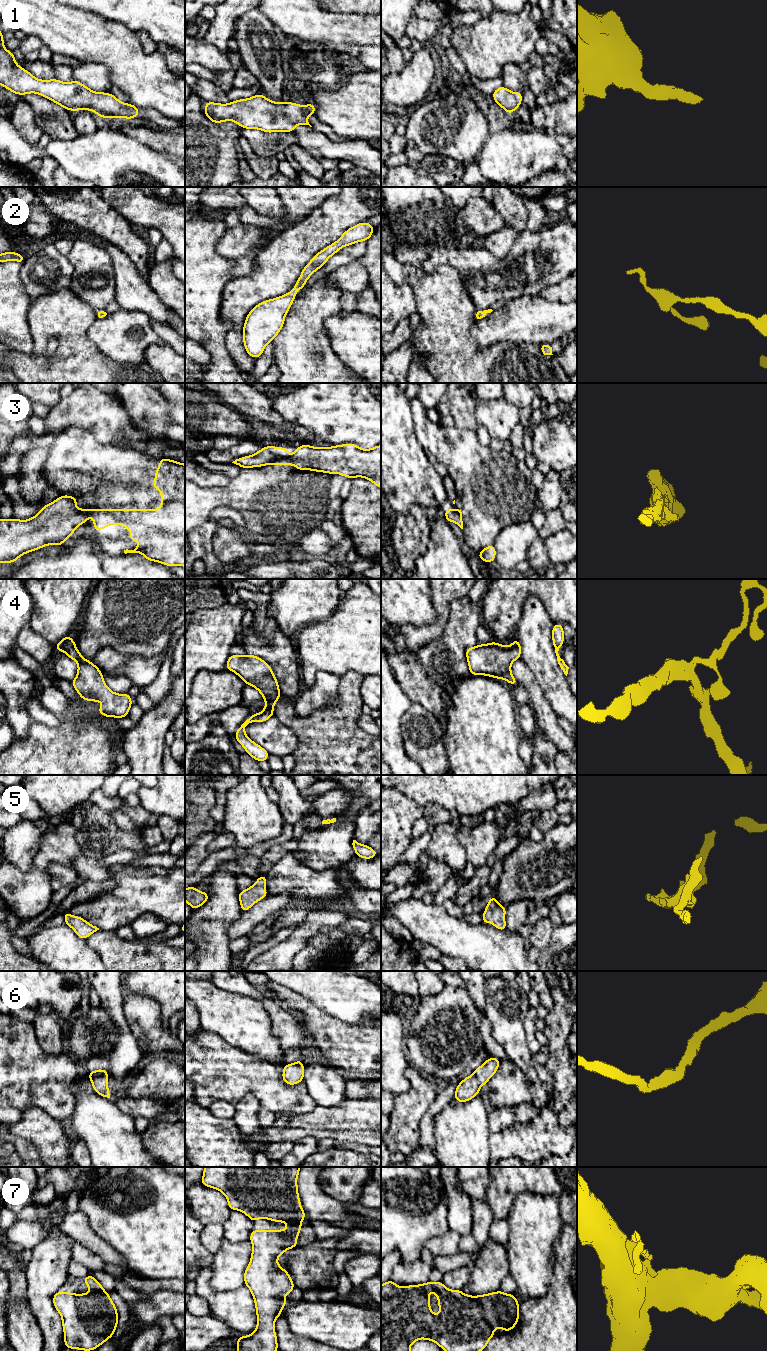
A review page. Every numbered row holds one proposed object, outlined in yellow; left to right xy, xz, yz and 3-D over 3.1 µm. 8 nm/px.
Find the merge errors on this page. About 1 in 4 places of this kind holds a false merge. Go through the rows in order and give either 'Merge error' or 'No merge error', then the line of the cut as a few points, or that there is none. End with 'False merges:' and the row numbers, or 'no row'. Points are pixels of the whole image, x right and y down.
1: No merge error. No split
2: No merge error. No split
3: Merge error. Split along xz (288, 456), (275, 459), (270, 463)
4: No merge error. No split
5: No merge error. No split
6: No merge error. No split
7: No merge error. No split
False merges: 3

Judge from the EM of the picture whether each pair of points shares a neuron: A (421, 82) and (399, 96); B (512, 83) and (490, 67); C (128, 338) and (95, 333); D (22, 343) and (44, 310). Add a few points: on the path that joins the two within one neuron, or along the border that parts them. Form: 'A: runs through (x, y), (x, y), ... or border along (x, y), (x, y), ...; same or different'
A: runs through (416, 82), (404, 91); same
B: border along (517, 63), (507, 63), (503, 67), (500, 77); different
C: runs through (120, 336), (103, 333); same
D: border along (30, 306), (30, 354); different

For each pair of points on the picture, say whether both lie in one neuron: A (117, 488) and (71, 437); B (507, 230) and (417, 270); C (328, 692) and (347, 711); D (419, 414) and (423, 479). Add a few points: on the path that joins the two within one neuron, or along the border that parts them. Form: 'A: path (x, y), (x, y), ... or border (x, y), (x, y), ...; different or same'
A: path (107, 475), (82, 450); same
B: border (484, 246), (498, 258), (503, 258), (506, 255); different
C: border (340, 678), (338, 700), (315, 710); different
D: border (413, 423), (415, 435), (428, 458); different

